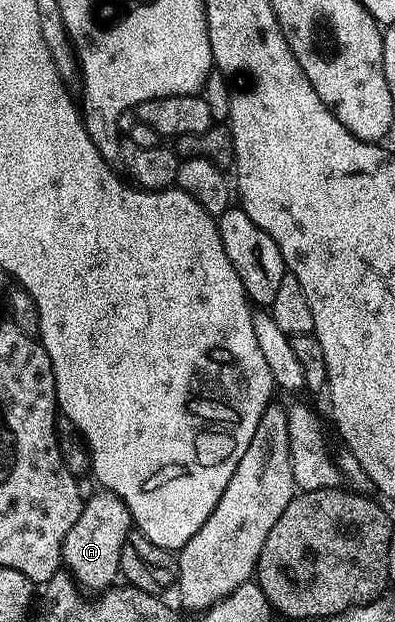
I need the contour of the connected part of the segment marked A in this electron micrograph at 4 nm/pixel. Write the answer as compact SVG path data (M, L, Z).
M96 491L84 498L81 514L75 523L75 527L71 527L71 531L67 531L67 539L63 543L63 551L61 552L61 560L64 568L70 577L77 582L82 590L97 589L96 591L104 591L114 584L113 580L118 580L121 572L121 552L123 551L123 543L127 539L127 535L131 532L131 518L127 507L120 501L116 493L108 491Z

